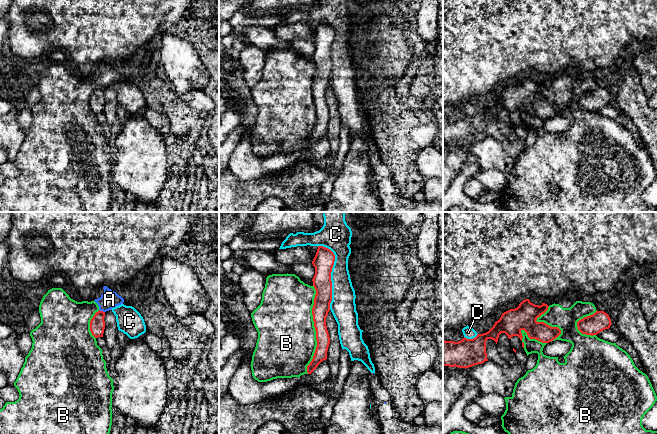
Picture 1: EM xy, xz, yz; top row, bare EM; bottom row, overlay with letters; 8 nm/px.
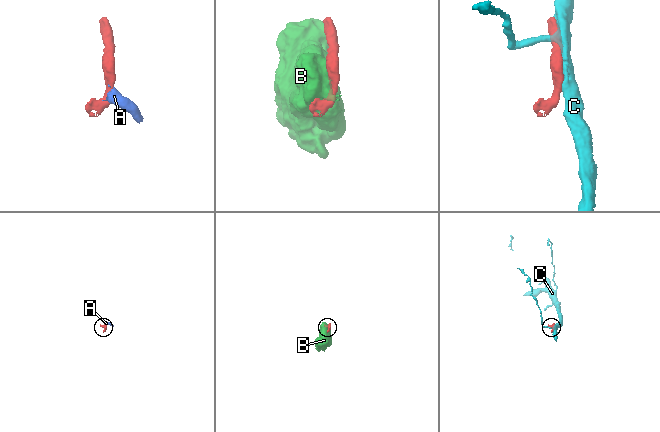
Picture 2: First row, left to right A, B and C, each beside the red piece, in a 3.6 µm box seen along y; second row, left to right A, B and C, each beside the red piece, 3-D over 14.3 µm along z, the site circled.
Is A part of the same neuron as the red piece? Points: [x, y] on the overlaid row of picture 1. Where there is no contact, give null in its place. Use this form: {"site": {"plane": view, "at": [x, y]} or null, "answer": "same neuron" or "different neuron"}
{"site": {"plane": "xy", "at": [102, 311]}, "answer": "different neuron"}

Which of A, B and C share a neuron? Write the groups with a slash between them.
A B / C

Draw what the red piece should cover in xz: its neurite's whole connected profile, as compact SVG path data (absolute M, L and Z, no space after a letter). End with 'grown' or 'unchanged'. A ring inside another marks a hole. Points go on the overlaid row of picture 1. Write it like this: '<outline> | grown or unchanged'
M318 246L312 261L315 267L315 275L312 281L316 290L312 315L316 330L317 347L312 361L307 366L308 374L311 374L322 361L327 359L330 337L326 326L326 317L330 311L332 301L331 272L334 261L335 255L330 249Z | unchanged

